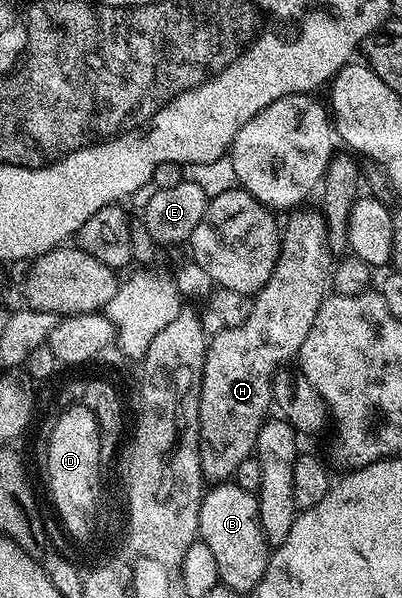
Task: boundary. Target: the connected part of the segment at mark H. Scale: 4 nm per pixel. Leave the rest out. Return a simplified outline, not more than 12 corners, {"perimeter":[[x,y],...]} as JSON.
{"perimeter":[[291,210],[243,324],[206,344],[203,480],[233,480],[332,287],[325,216]]}

